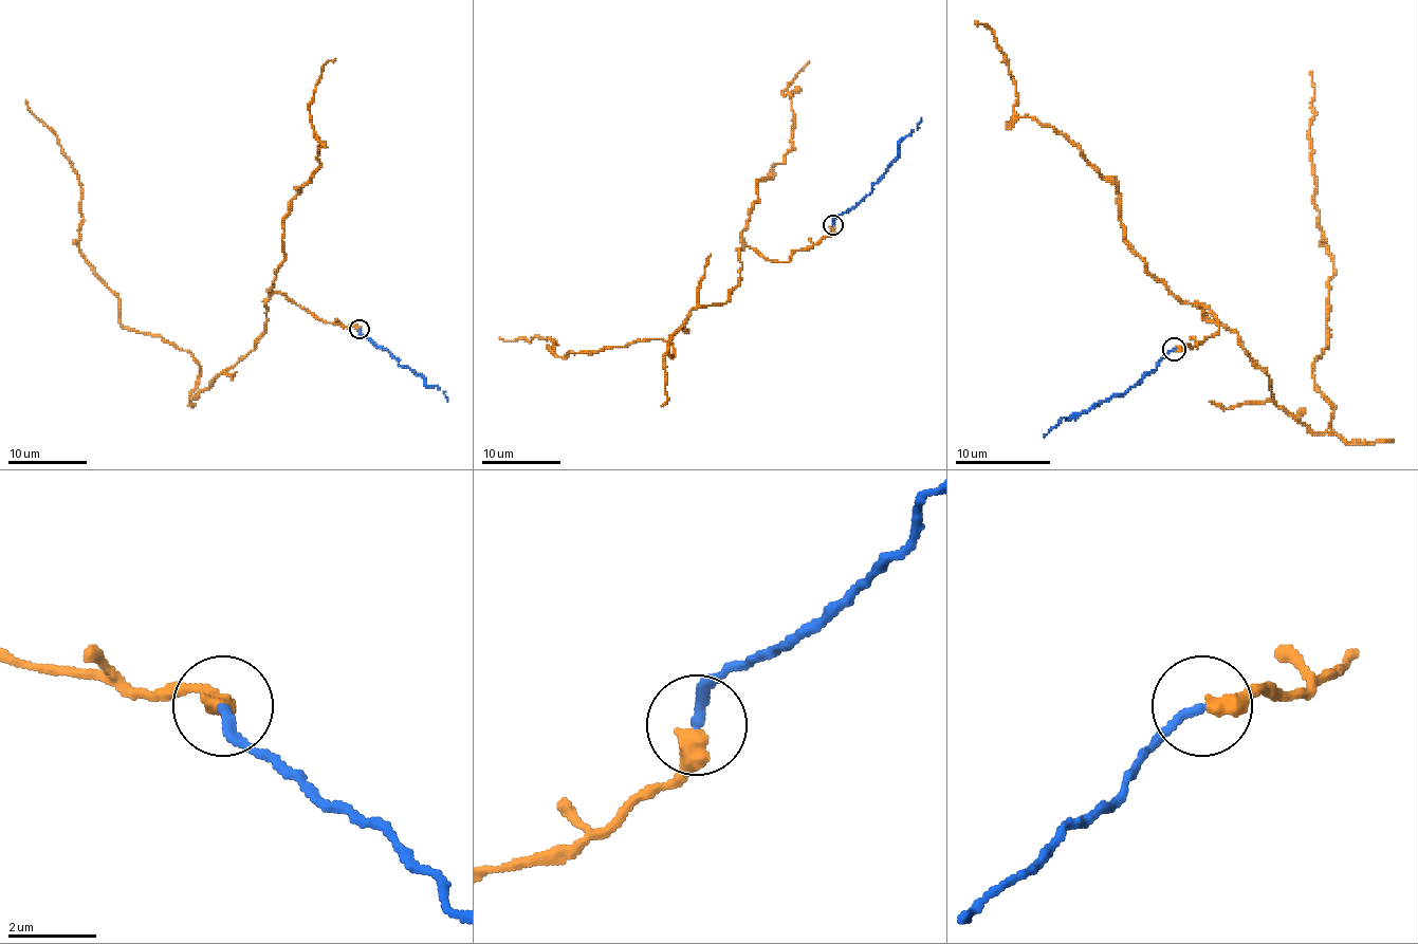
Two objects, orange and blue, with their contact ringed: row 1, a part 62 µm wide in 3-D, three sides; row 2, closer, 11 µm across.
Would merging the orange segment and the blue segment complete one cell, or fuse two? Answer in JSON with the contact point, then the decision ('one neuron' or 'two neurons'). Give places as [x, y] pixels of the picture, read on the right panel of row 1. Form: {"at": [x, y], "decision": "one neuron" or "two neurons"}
{"at": [1174, 349], "decision": "one neuron"}

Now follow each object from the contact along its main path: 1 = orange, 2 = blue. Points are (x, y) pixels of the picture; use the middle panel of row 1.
1: (832, 226), (787, 262), (739, 252), (738, 285), (696, 306), (673, 354), (499, 336)
2: (832, 224), (871, 190), (898, 155), (898, 144), (917, 130), (921, 117)

